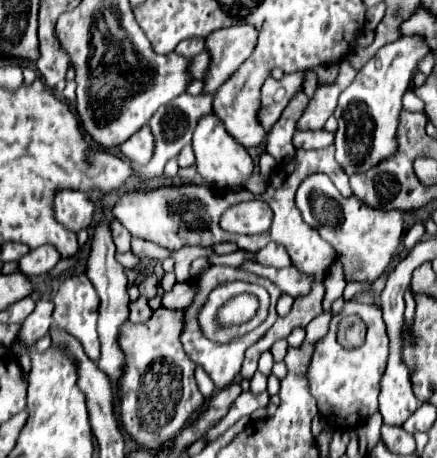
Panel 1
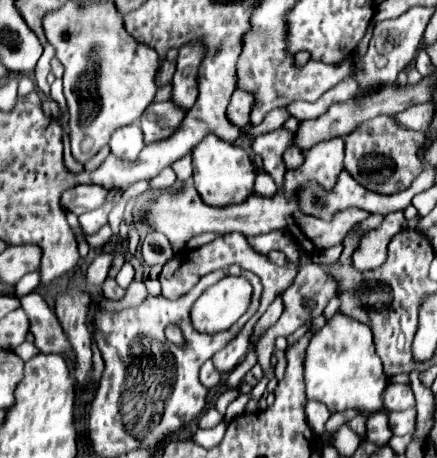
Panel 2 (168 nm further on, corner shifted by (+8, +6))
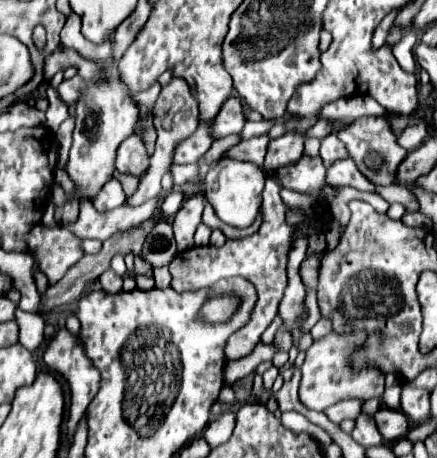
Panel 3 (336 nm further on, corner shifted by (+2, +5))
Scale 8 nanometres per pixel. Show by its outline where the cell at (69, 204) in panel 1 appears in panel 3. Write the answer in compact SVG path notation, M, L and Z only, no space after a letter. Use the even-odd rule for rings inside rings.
M110 179L102 189L100 193L92 199L92 205L98 209L98 211L112 211L116 207L120 207L122 203L126 201L126 195L122 195L122 185L118 179Z

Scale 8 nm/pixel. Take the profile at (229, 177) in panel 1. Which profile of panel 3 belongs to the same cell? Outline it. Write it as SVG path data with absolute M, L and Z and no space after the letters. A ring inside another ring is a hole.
M220 159L218 163L210 167L206 175L206 199L224 223L232 227L248 227L258 217L264 183L266 183L266 173L262 167L250 165L250 163L236 163L230 159Z

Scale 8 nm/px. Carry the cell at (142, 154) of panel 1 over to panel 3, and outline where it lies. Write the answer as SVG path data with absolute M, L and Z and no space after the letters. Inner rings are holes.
M132 135L130 139L122 141L116 157L116 169L120 173L130 173L136 177L142 177L142 173L148 169L148 153L138 135Z

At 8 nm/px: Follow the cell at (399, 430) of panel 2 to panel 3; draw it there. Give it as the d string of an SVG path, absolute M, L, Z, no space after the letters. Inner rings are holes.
M380 407L372 415L380 435L384 441L396 441L408 431L408 417L400 409L390 409L390 407Z

